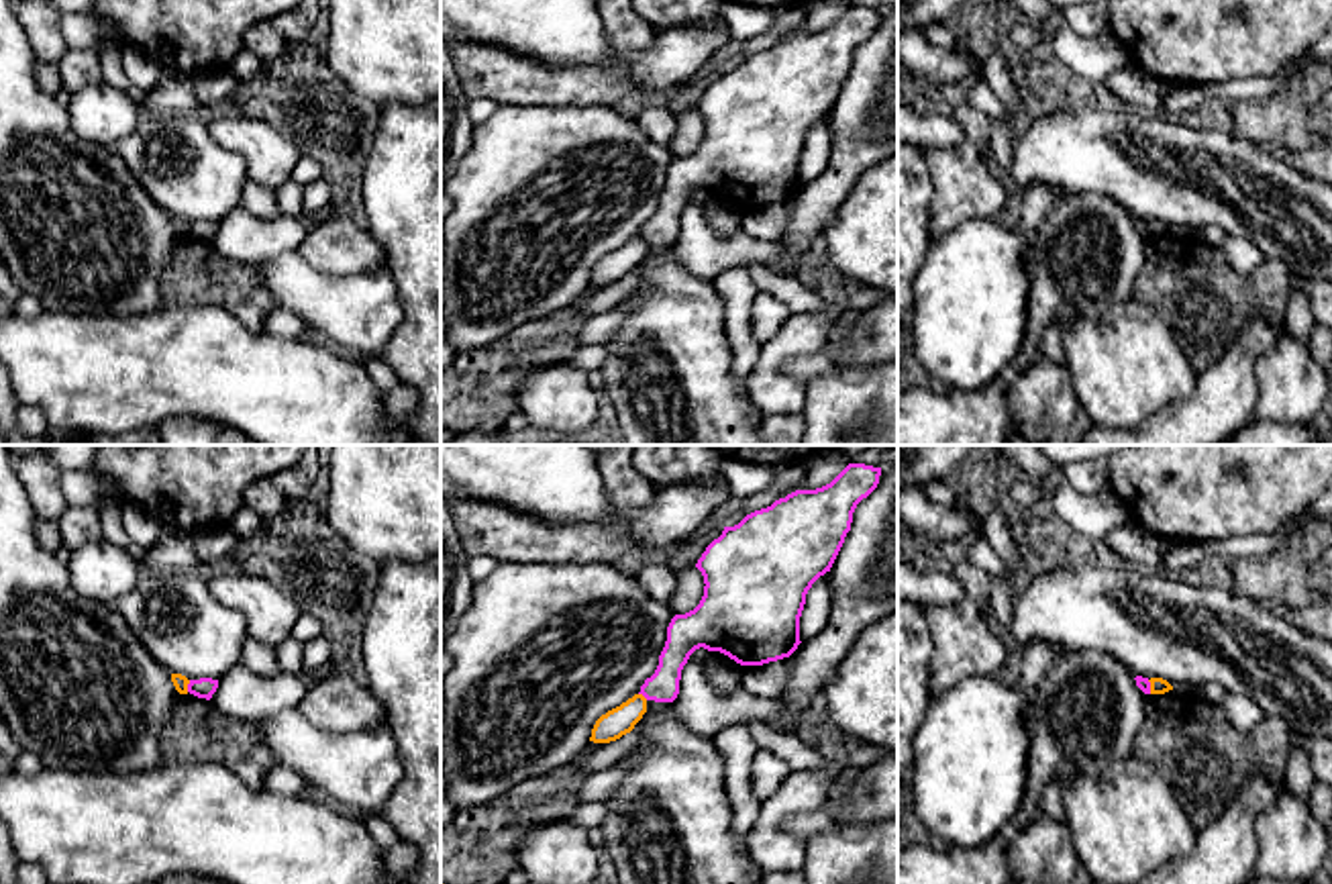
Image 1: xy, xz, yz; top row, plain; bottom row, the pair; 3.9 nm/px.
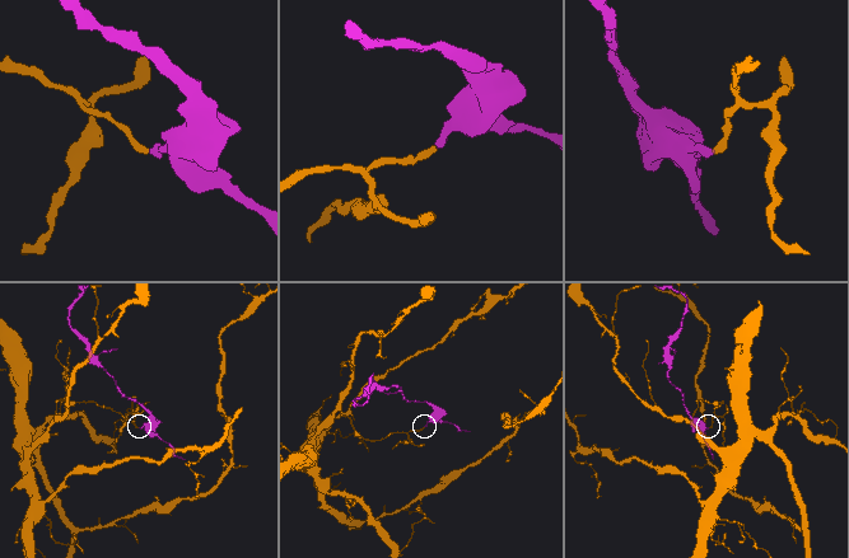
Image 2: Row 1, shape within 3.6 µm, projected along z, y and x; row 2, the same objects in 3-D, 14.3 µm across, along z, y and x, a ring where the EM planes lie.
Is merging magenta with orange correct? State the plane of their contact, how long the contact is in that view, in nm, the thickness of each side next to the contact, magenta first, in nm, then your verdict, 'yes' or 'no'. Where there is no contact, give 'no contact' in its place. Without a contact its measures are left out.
xy | 50 nm | 80/60 nm | no

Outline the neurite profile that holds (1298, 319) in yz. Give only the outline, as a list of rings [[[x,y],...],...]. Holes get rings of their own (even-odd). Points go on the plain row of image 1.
[[[1295,282],[1291,284],[1291,290],[1289,290],[1283,323],[1285,323],[1287,335],[1299,341],[1310,341],[1316,321],[1312,316],[1305,292]]]

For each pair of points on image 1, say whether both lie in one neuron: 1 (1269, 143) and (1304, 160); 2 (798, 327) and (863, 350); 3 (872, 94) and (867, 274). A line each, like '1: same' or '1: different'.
1: same
2: different
3: different

